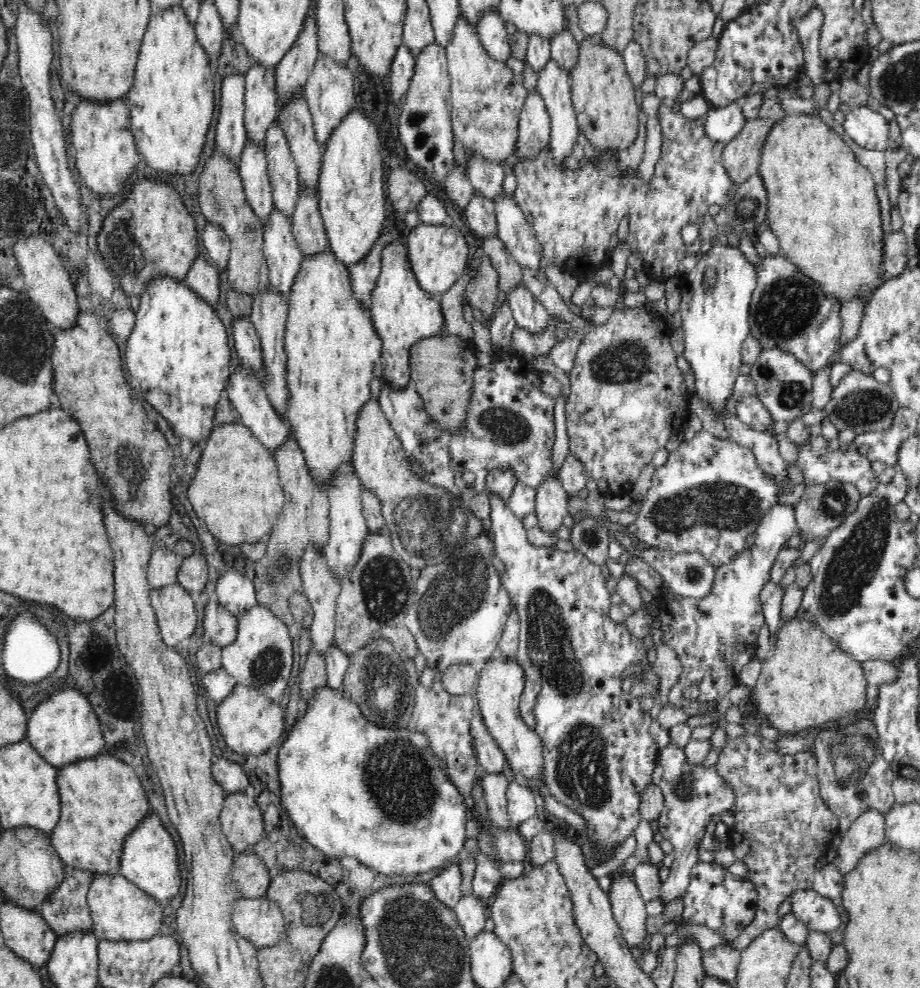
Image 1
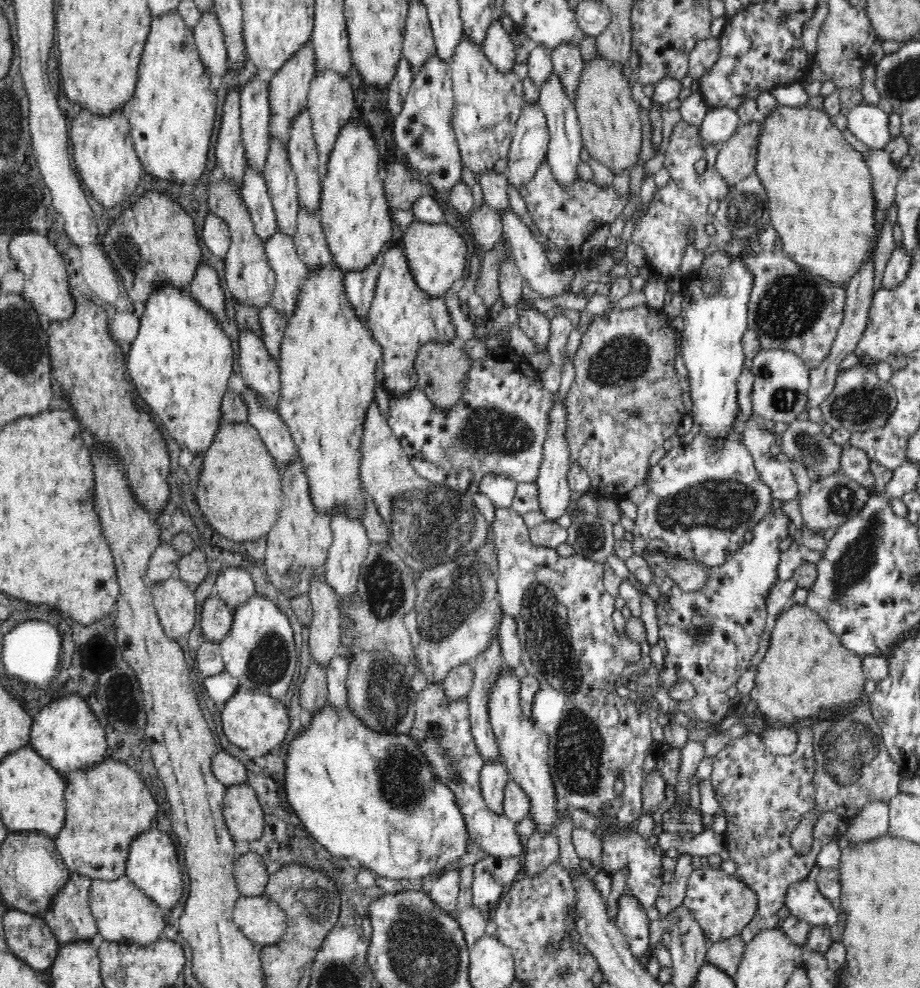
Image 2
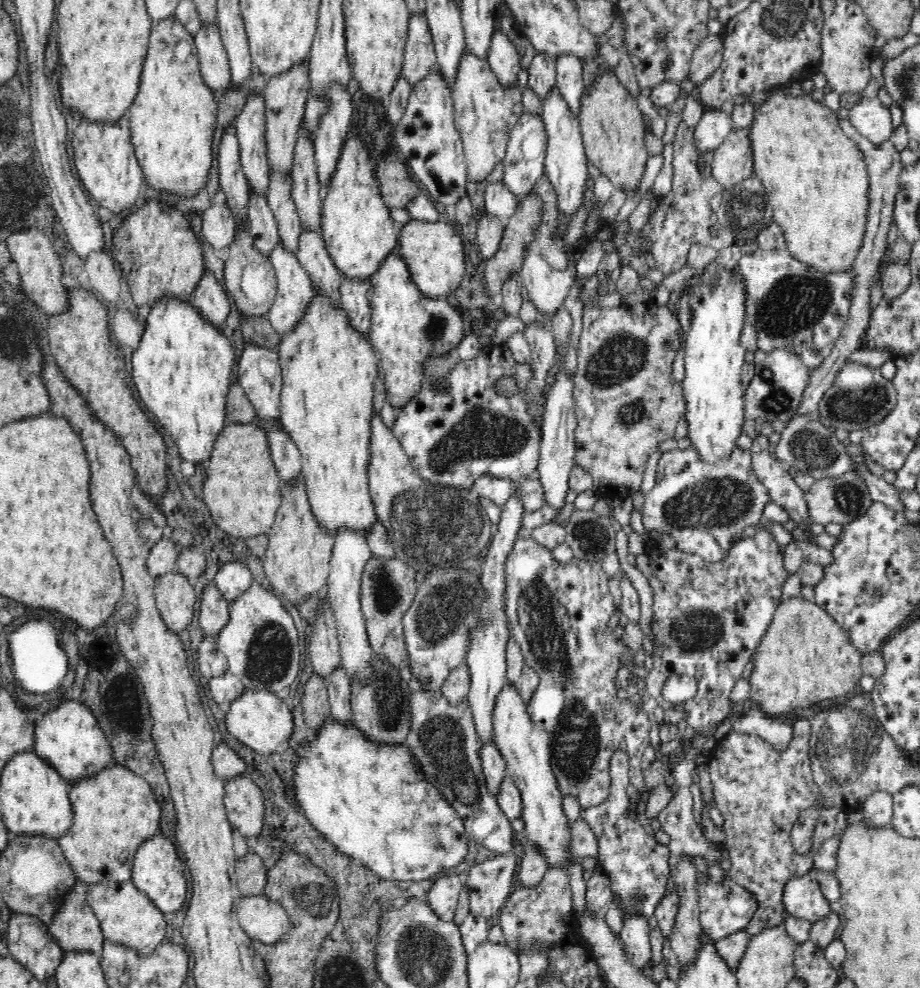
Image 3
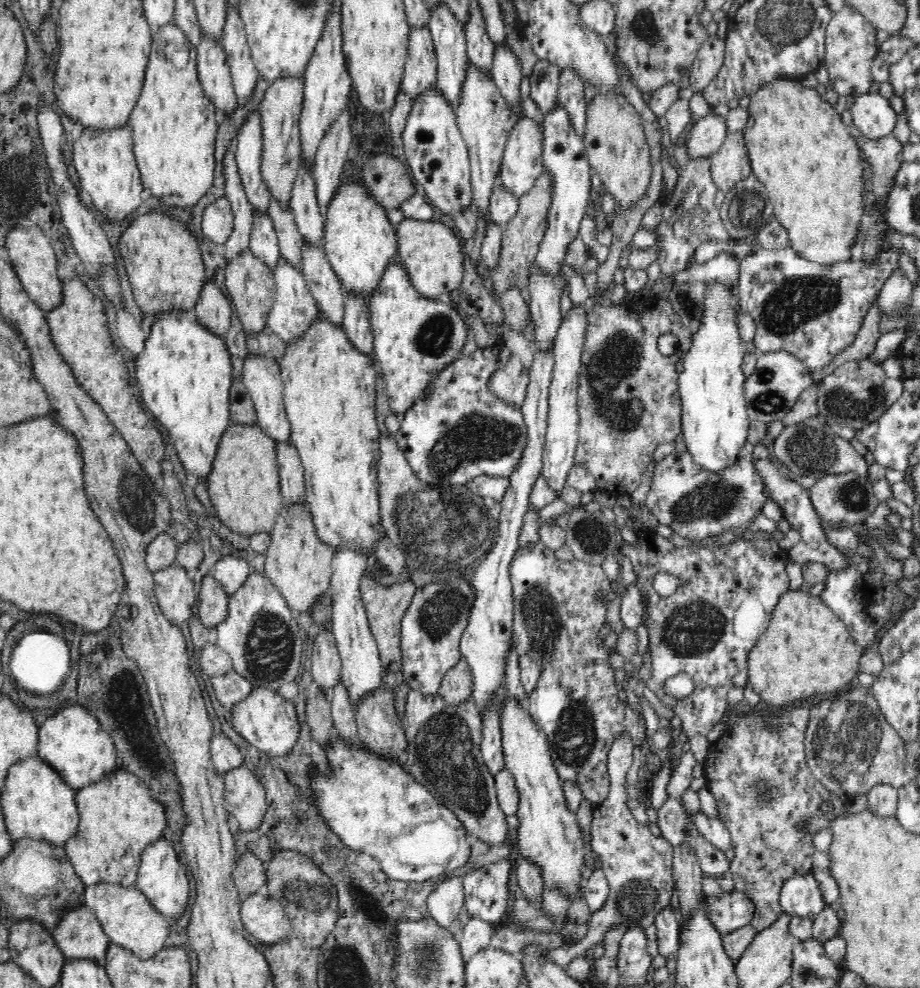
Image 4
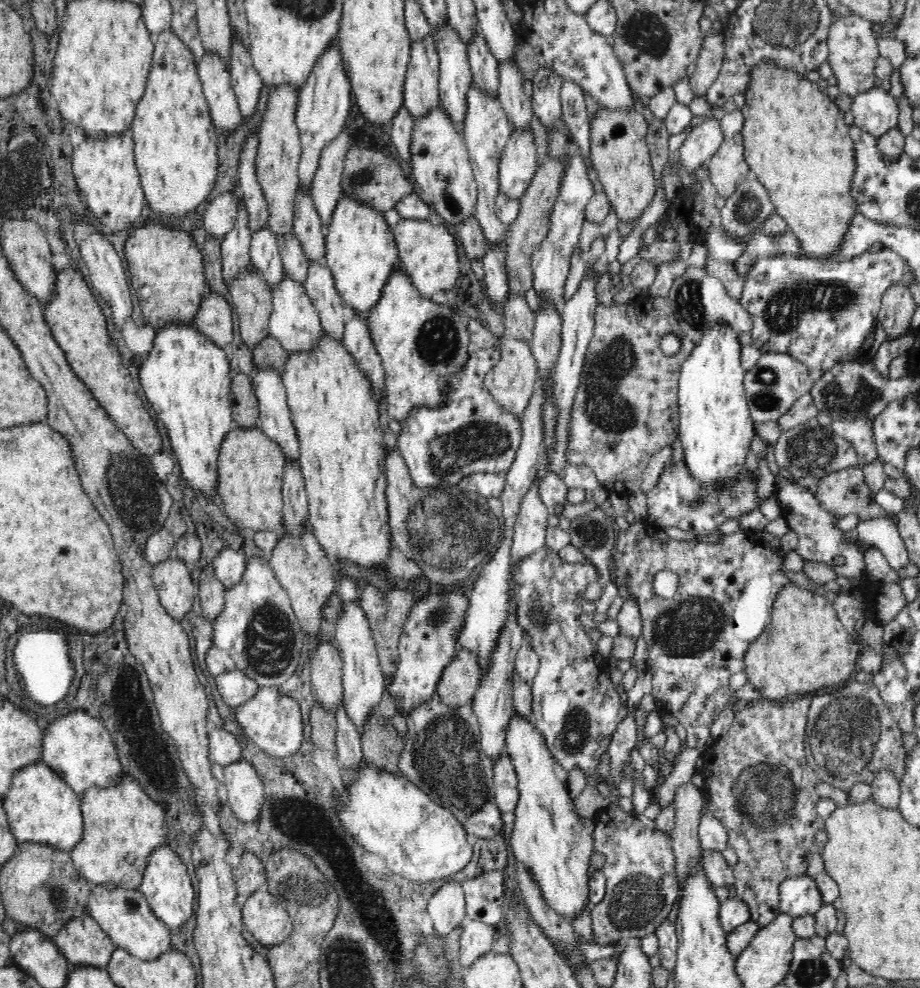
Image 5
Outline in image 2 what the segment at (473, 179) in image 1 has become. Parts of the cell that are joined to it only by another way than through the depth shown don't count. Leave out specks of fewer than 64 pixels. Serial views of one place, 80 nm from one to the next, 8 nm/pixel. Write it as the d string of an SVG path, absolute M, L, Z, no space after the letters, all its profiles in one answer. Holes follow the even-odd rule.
M495 168L475 176L476 184L482 188L484 202L500 213L509 207L507 189L507 172L499 172Z

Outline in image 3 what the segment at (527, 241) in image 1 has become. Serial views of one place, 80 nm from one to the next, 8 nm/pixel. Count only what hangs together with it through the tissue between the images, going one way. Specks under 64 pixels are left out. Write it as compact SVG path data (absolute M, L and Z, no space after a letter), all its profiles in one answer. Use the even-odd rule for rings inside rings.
M531 242L519 274L539 312L554 314L563 307L564 298L577 276L577 268L574 261L569 261L568 271L552 268Z

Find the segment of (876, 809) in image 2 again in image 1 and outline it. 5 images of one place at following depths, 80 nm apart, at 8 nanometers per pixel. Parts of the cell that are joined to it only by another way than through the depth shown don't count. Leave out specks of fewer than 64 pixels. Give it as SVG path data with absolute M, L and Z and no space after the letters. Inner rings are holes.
M876 810L866 811L839 836L835 843L837 856L829 864L840 874L850 874L865 854L884 844L884 839L884 815Z

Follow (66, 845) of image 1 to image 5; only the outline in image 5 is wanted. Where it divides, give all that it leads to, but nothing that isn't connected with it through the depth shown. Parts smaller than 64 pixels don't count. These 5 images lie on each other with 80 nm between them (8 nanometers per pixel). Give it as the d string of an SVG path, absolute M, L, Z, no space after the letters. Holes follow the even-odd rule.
M125 773L118 778L117 784L114 786L108 788L91 787L82 792L80 808L82 811L82 838L69 851L78 874L86 879L91 886L112 883L126 890L138 889L150 854L158 846L167 844L168 825L166 824L164 808L152 800L136 780Z

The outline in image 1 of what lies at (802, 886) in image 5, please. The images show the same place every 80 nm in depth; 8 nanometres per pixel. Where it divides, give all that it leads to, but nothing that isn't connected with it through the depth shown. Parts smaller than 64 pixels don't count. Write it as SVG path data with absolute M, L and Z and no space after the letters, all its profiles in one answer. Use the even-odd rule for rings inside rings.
M813 888L793 892L791 902L793 915L804 921L809 931L830 934L840 926L841 908L820 896Z

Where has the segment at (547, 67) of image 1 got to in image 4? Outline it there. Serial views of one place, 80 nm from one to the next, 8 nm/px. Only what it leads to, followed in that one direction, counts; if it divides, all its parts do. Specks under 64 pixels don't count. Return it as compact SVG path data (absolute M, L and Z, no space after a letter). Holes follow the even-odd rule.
M556 100L555 108L544 114L543 128L543 167L553 178L553 198L547 219L548 230L543 236L539 252L535 258L535 267L540 267L550 275L561 274L562 263L565 261L566 248L578 237L580 220L586 210L590 198L592 168L587 160L583 137L580 137L572 125L570 115L564 105Z

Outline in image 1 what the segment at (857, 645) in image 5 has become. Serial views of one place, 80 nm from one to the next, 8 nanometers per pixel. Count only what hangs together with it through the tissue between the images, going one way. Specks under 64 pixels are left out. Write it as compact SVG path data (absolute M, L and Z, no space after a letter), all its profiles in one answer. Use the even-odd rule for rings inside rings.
M794 618L778 632L774 654L761 662L762 672L756 682L751 698L756 698L758 711L766 714L770 727L774 727L780 734L788 736L811 736L814 730L826 728L828 724L840 724L850 717L858 716L862 711L869 710L866 700L867 680L863 667L849 653L834 643L833 638L827 636L818 625L807 620Z

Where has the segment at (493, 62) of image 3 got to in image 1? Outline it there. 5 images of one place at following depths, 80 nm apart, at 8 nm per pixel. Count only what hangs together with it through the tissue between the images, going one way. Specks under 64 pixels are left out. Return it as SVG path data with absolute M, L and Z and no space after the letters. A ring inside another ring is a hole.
M498 7L486 8L478 18L475 29L491 58L502 63L510 58L511 37L506 32L506 21L499 15Z

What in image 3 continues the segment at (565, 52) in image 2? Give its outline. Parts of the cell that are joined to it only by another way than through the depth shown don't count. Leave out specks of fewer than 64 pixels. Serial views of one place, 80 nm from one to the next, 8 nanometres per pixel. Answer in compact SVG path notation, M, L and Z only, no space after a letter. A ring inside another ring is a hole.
M560 54L555 57L556 82L560 94L568 103L572 113L579 114L580 98L584 94L585 85L582 83L582 60L573 54Z

